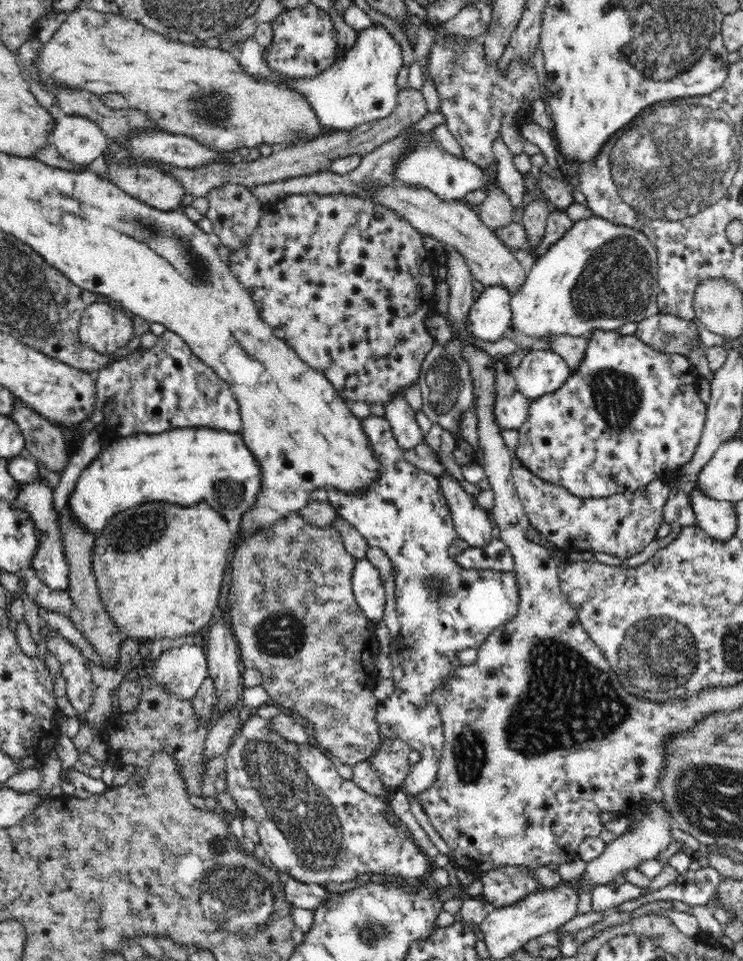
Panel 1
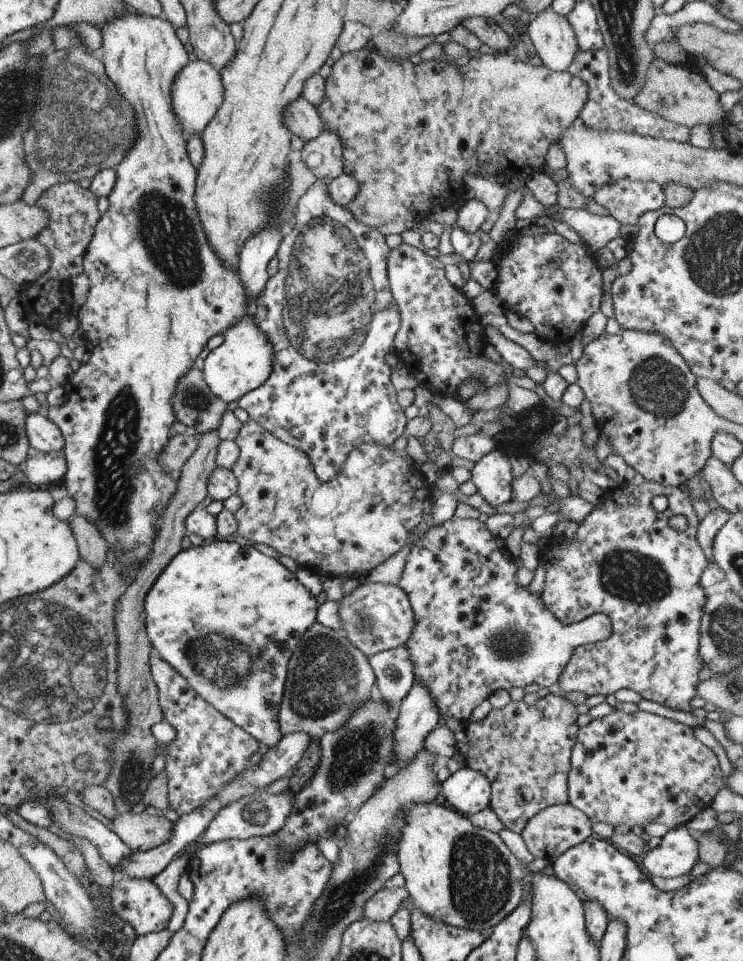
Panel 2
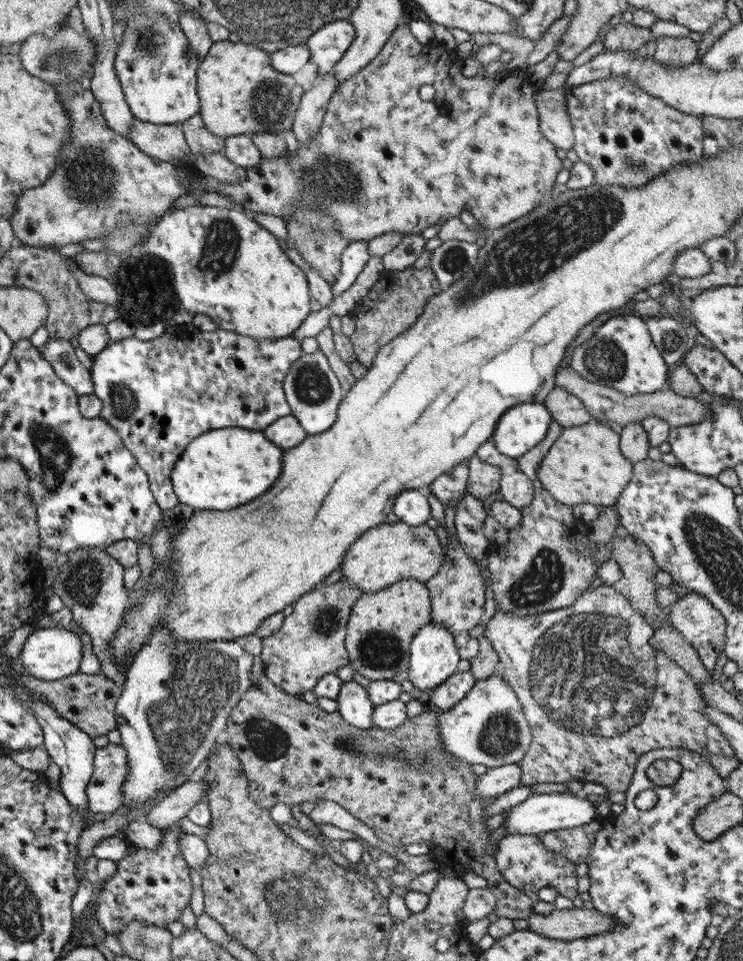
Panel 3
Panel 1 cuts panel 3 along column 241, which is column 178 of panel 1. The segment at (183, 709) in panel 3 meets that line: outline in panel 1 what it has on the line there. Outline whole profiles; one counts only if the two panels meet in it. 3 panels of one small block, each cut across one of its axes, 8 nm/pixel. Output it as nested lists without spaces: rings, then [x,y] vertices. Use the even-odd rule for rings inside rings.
[[[182,641],[177,647],[164,651],[161,658],[154,662],[142,662],[137,670],[140,677],[146,673],[155,673],[155,681],[151,684],[168,685],[170,691],[178,694],[180,697],[191,699],[194,696],[195,690],[204,682],[204,679],[209,675],[206,652],[204,643]]]

